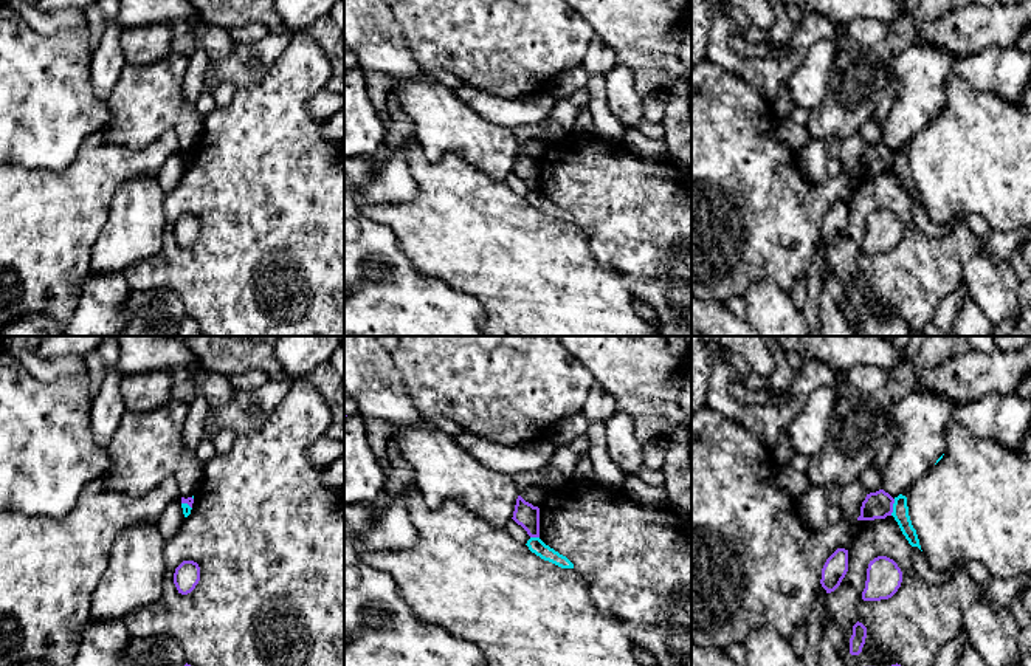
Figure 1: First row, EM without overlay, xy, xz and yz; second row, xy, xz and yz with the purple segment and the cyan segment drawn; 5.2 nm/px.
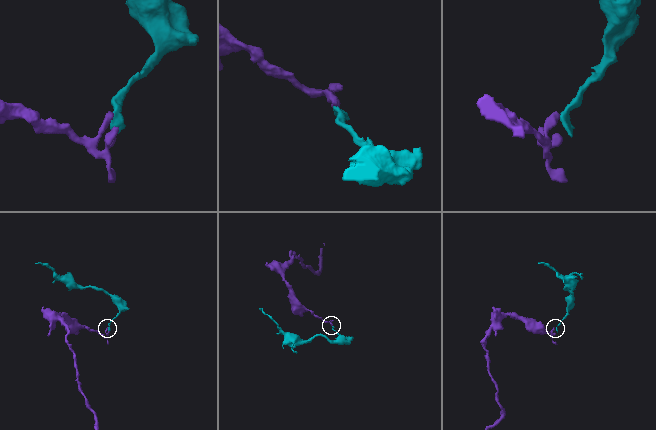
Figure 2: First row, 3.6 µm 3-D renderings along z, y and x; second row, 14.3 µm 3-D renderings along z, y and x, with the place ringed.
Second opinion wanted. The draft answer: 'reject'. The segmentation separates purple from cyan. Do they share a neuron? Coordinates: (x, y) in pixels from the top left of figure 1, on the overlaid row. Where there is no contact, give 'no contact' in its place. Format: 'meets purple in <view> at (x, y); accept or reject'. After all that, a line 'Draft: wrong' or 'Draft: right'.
meets purple in yz at (892, 507); reject
Draft: right

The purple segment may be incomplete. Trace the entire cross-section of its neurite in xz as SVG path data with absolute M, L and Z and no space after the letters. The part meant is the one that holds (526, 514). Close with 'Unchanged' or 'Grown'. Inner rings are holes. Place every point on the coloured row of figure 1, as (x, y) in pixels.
M521 496L516 499L513 517L530 537L540 537L540 508L526 502Z. Unchanged

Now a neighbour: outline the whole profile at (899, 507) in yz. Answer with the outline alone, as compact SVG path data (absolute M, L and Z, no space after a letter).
M899 494L898 497L895 497L891 516L898 522L898 525L899 525L902 534L905 536L905 539L909 541L909 544L912 547L918 547L921 550L916 530L913 528L910 516L909 516L909 506L907 506L905 496Z

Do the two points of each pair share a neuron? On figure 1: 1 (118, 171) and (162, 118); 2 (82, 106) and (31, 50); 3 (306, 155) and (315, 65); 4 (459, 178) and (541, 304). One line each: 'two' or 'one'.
1: two
2: one
3: one
4: one

